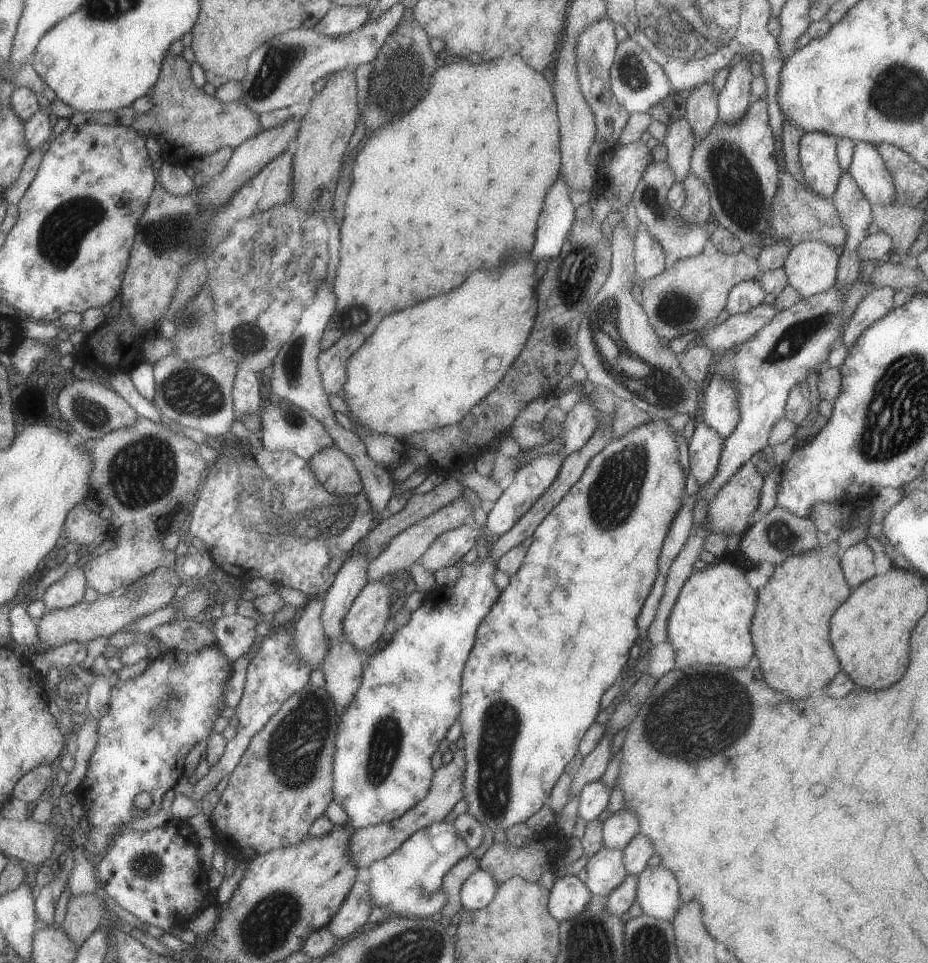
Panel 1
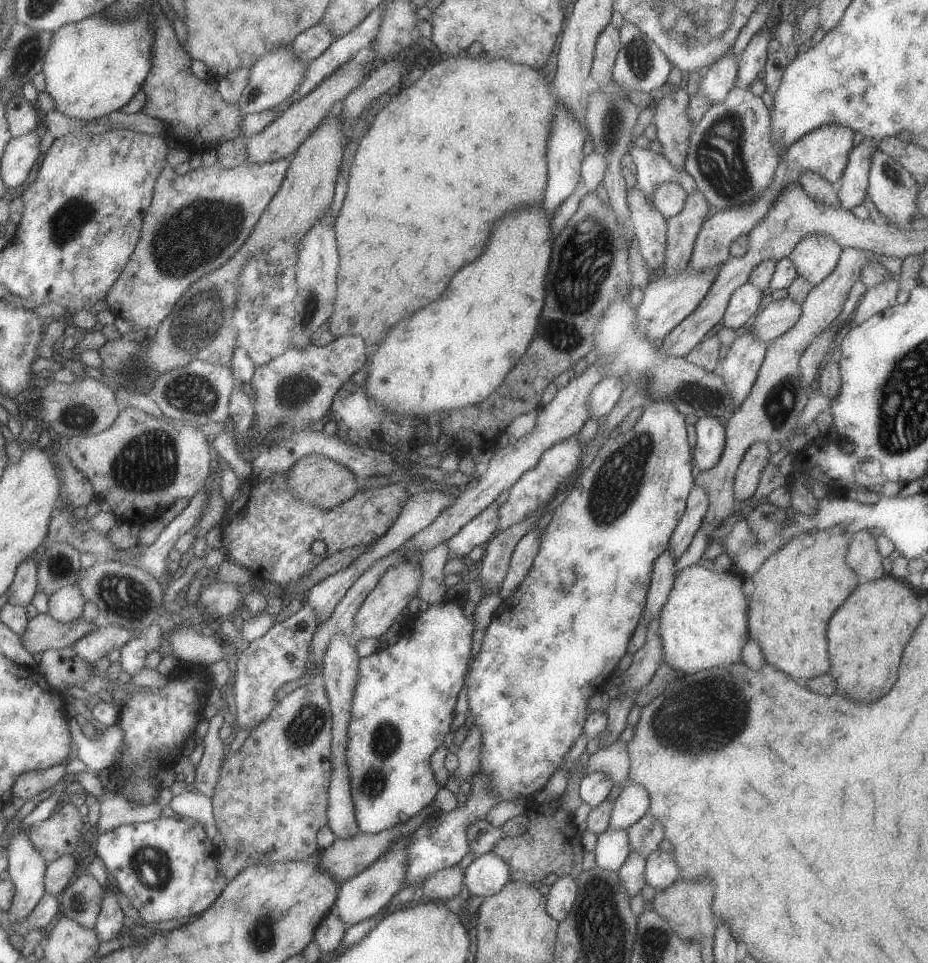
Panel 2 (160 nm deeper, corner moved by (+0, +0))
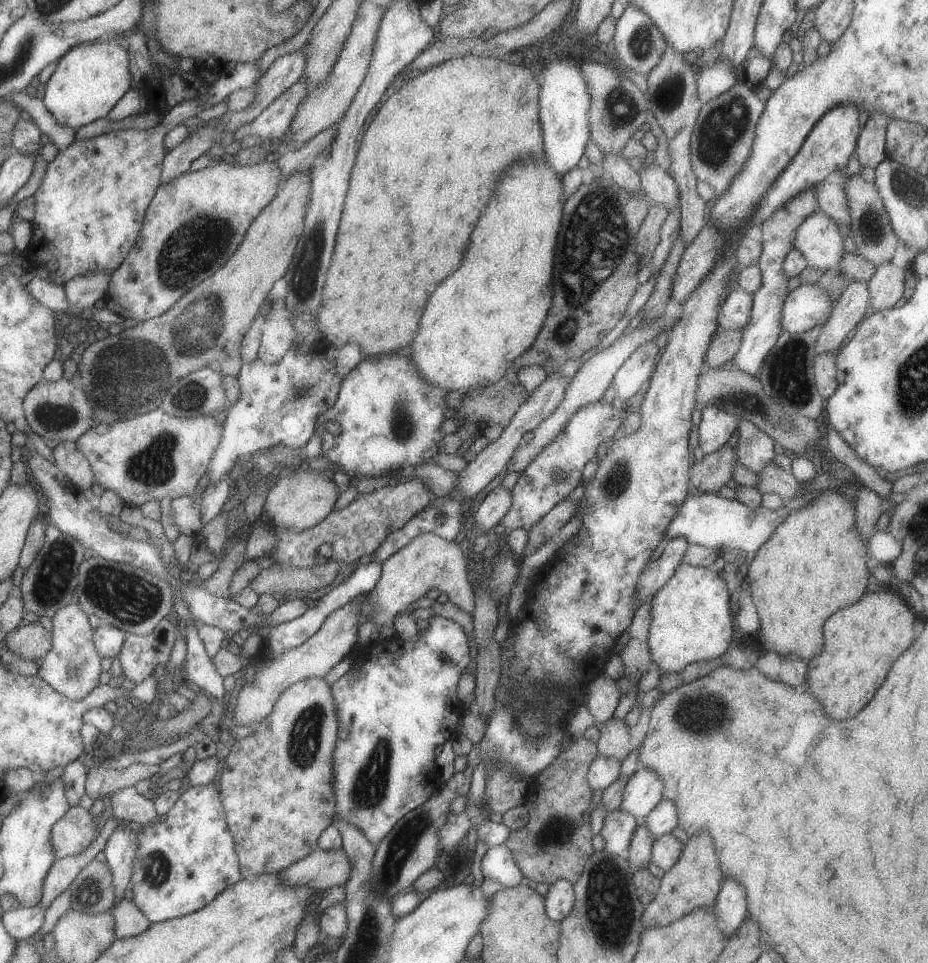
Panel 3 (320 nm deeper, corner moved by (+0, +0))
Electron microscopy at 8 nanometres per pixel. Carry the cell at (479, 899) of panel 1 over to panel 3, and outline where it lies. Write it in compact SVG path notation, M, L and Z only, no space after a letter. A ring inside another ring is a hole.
M504 843L486 851L481 870L485 879L497 880L504 888L525 883L521 868L515 863L512 851Z

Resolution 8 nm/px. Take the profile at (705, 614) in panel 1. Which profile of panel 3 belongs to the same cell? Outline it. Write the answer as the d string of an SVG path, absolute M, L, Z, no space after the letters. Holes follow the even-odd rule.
M680 562L670 580L653 596L650 616L649 651L654 666L662 672L677 673L689 664L712 661L733 641L729 588L711 568Z

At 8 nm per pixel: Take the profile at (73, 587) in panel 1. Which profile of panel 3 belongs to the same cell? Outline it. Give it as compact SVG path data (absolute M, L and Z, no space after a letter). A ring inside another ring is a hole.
M76 604L62 607L52 618L53 643L50 652L43 658L42 666L37 672L56 692L70 700L81 701L100 685L102 674L101 654L97 651L89 616Z

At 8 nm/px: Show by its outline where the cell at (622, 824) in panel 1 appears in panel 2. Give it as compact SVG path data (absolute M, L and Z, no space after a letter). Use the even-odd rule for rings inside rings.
M628 784L613 802L609 827L614 830L628 830L632 824L647 815L650 798L640 784Z

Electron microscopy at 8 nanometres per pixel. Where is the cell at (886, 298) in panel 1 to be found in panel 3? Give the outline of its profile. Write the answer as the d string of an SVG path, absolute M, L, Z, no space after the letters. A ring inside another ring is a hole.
M894 262L877 266L874 276L867 282L871 296L871 311L892 309L903 301L908 267L898 267Z

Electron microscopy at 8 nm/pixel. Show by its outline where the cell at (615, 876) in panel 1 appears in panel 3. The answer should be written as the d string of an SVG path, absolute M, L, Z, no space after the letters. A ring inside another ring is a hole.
M620 808L606 814L600 832L605 840L604 850L610 854L628 858L631 840L639 823L633 814Z

